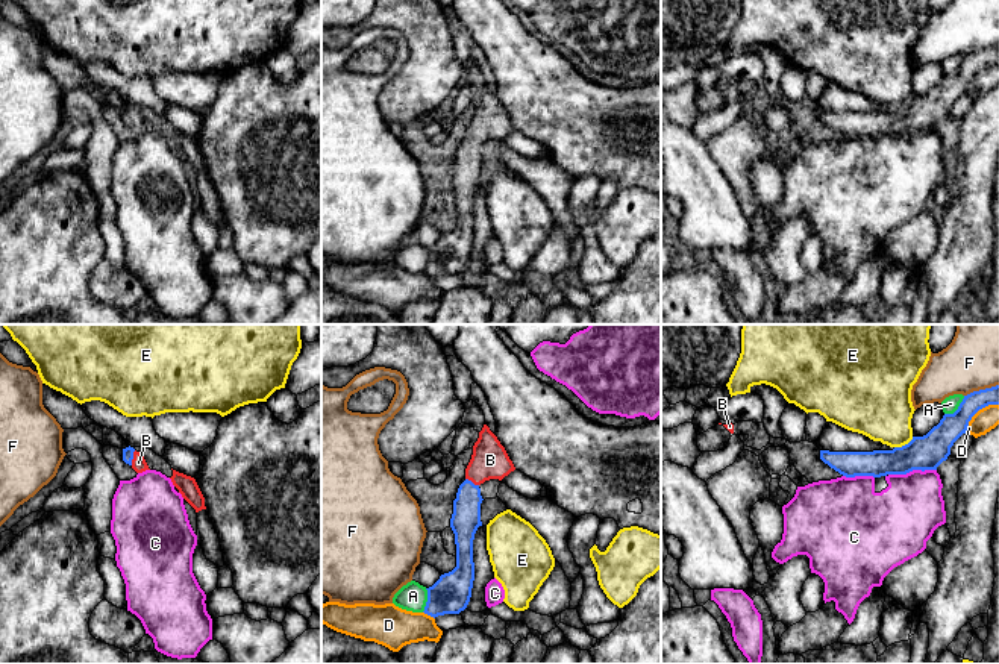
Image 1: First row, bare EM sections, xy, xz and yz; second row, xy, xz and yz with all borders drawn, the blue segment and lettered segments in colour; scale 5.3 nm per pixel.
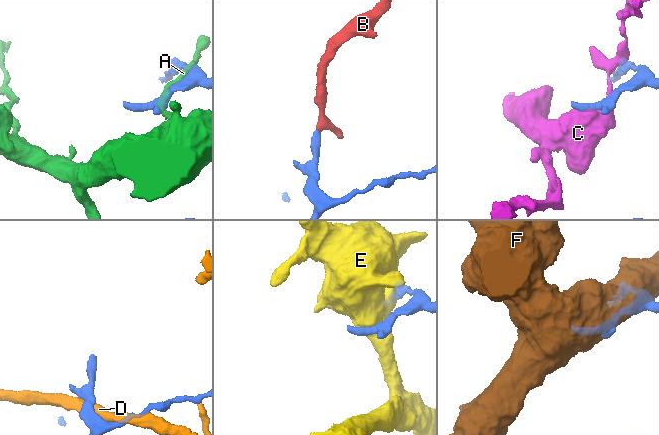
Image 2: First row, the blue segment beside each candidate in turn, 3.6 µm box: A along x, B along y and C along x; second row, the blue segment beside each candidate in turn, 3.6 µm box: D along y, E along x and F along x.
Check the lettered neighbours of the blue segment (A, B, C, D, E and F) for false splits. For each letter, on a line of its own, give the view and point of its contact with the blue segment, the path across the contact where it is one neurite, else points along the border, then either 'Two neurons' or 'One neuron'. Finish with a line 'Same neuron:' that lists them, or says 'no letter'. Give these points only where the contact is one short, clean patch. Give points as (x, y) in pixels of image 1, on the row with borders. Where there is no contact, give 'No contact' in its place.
A: Touches blue at yz (958, 408). Two neurons
B: Touches blue at xy (132, 458). Path across: xy (128, 454), (132, 458), (138, 463). One neuron
C: Touches blue at yz (911, 470). Two neurons
D: Touches blue at xz (429, 614). Two neurons
E: Touches blue at yz (905, 444). Boundary: yz (913, 437), (895, 447). Two neurons
F: Touches blue at yz (981, 390). Two neurons
Same neuron: B

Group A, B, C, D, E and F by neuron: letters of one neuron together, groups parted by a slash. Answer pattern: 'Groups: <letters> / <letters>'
Groups: A / B / C / D / E / F

